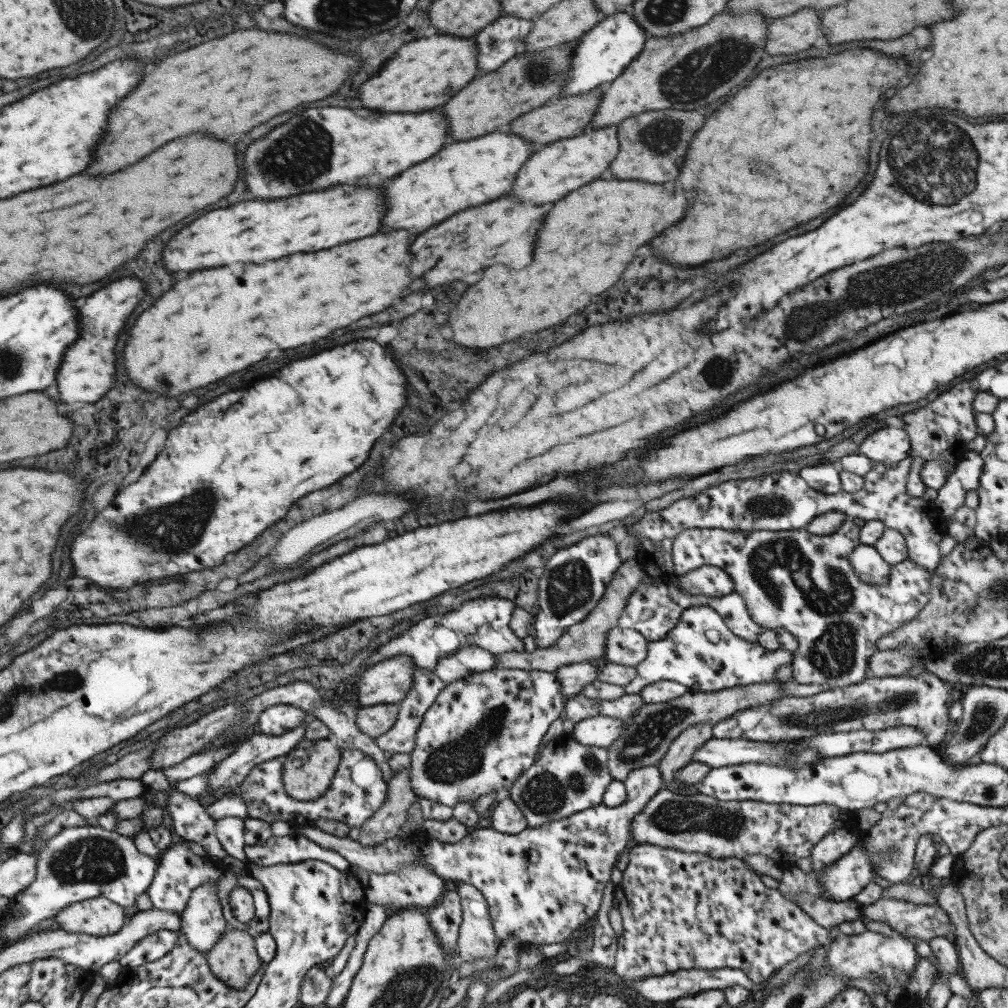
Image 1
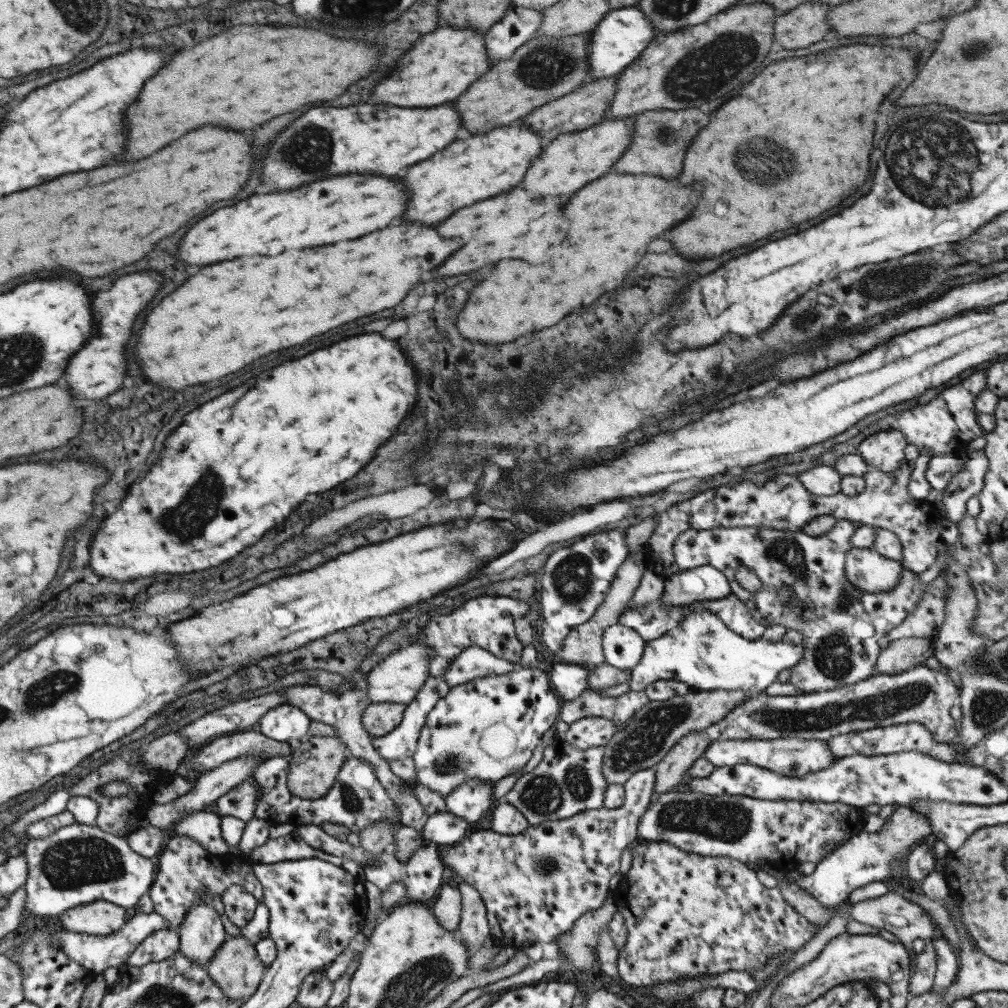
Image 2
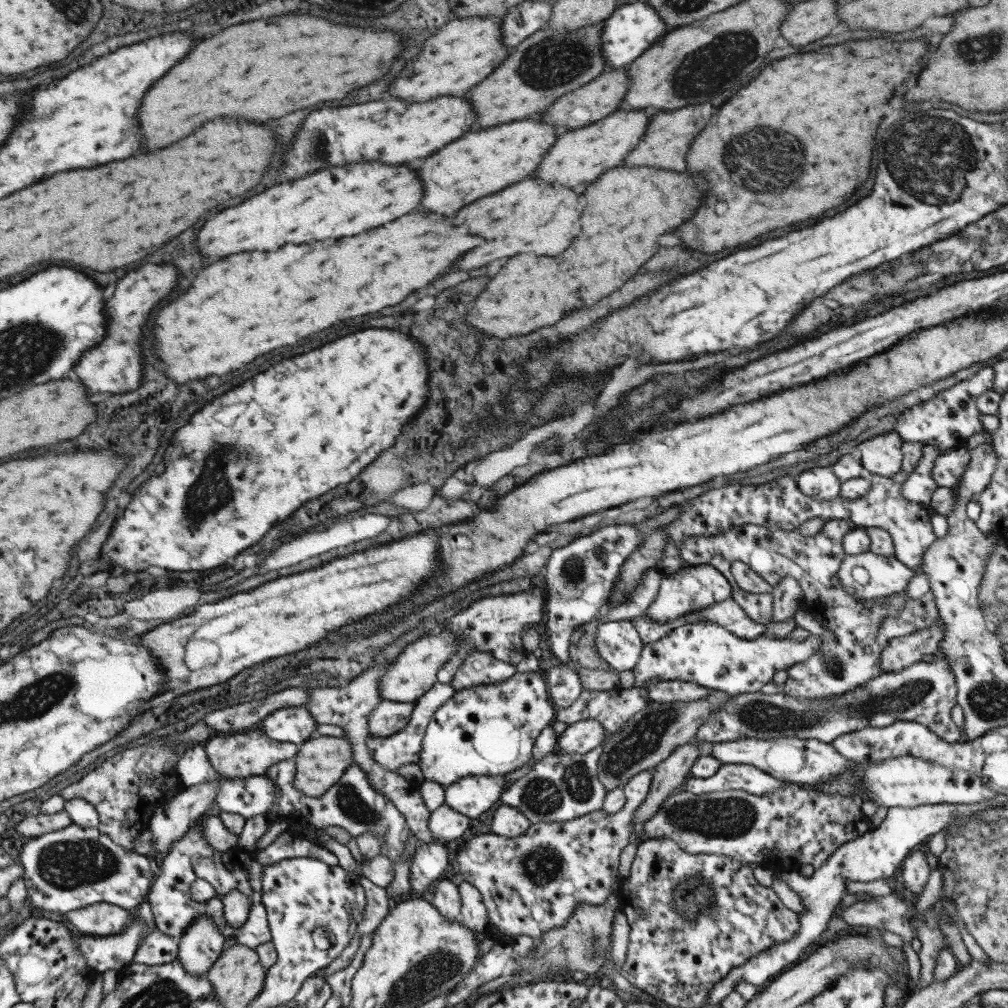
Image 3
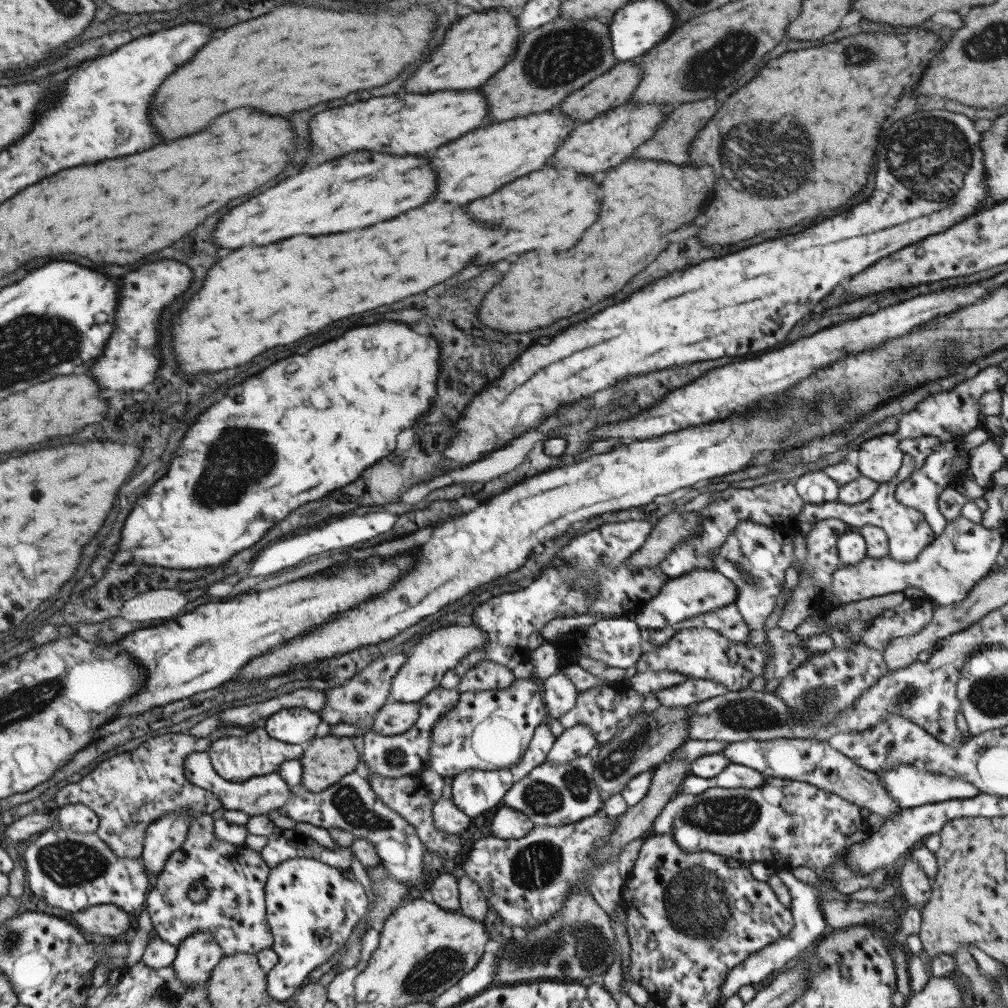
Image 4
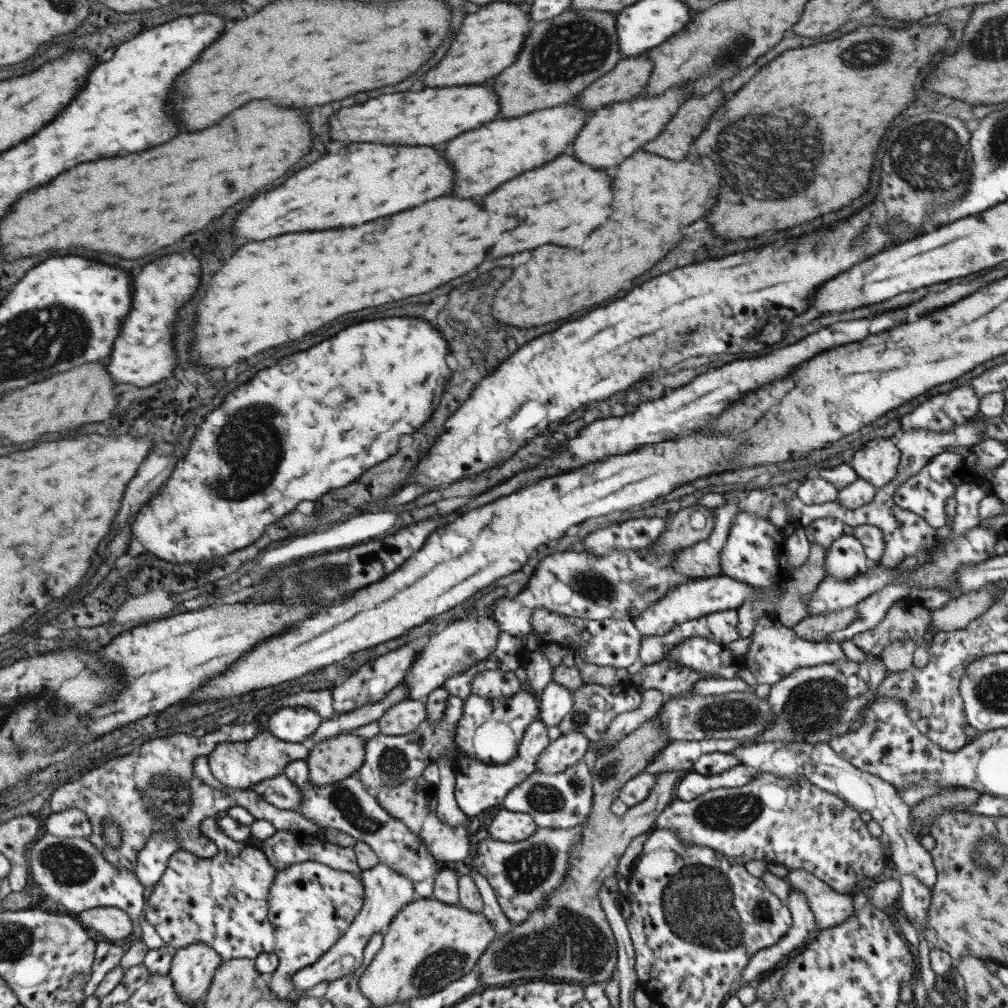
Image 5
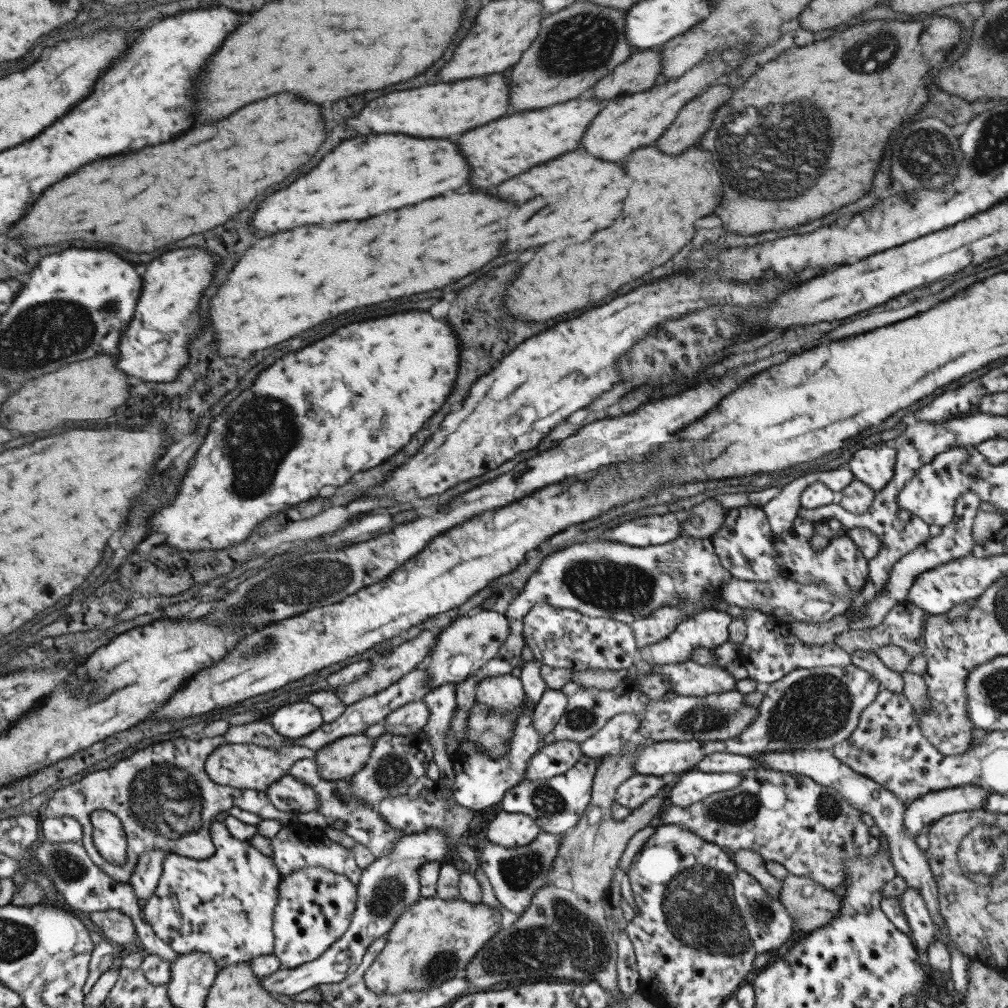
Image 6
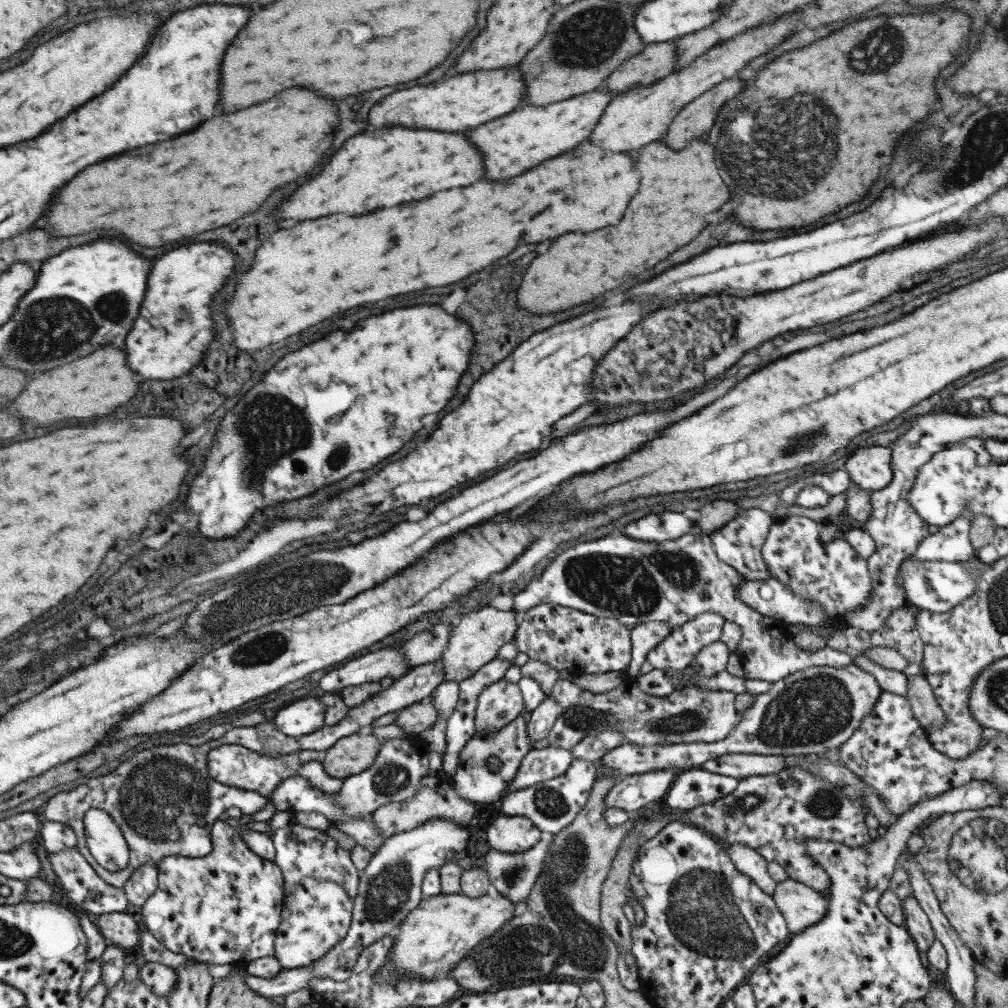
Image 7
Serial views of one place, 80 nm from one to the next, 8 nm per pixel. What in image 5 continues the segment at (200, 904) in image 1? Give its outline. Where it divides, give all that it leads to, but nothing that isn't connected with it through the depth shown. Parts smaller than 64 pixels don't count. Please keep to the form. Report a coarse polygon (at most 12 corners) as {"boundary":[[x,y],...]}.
{"boundary":[[206,944],[172,953],[173,990],[185,1004],[203,1001],[220,956]]}

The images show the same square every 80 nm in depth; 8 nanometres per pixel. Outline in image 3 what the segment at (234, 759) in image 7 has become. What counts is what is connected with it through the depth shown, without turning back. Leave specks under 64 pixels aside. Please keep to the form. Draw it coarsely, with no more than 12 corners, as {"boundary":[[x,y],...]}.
{"boundary":[[259,727],[212,735],[203,750],[216,774],[264,774],[292,759],[296,744]]}

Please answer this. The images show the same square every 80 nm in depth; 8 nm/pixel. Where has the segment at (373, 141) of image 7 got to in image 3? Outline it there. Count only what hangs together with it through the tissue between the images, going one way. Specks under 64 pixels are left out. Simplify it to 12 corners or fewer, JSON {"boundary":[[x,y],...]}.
{"boundary":[[357,162],[213,216],[203,256],[355,236],[411,212],[407,166]]}

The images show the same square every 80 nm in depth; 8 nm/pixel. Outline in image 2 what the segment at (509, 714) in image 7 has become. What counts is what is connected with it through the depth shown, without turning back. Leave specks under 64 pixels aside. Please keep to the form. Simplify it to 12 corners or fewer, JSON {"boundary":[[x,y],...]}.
{"boundary":[[471,646],[450,662],[443,680],[453,688],[511,672],[514,664]]}

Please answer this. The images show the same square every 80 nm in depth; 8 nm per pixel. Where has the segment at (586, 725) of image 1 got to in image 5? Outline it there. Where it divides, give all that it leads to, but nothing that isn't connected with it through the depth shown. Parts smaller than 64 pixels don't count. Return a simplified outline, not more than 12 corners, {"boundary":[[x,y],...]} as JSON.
{"boundary":[[569,732],[549,741],[534,770],[561,772],[575,764],[589,740]]}

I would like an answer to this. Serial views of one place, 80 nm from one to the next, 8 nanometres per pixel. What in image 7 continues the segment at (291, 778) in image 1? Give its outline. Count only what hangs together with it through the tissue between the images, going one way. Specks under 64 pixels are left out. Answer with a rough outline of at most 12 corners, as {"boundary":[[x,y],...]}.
{"boundary":[[353,733],[319,760],[329,776],[344,779],[369,768],[380,742]]}

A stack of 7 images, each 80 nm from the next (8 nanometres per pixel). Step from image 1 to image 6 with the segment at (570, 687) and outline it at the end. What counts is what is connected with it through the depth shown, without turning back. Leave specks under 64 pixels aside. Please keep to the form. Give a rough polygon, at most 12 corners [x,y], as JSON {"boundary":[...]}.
{"boundary":[[546,688],[529,715],[537,734],[552,732],[566,698]]}

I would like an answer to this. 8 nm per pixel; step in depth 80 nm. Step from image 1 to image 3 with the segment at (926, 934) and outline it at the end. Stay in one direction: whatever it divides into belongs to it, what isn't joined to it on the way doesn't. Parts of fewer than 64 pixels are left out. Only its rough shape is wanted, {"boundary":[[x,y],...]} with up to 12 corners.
{"boundary":[[891,893],[843,908],[848,926],[889,930],[902,938],[905,976],[919,982],[920,962],[910,950],[911,908]]}

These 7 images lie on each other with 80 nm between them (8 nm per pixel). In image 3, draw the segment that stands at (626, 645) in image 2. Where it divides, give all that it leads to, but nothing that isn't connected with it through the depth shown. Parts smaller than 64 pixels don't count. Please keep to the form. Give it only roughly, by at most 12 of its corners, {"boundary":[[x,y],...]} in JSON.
{"boundary":[[629,621],[597,626],[594,647],[611,669],[635,666],[643,644]]}

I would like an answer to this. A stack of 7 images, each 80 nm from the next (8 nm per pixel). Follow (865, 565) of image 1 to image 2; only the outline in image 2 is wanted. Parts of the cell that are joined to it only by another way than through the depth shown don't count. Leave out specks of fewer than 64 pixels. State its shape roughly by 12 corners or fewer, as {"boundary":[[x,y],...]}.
{"boundary":[[851,547],[844,577],[863,592],[900,581],[900,561],[872,547]]}

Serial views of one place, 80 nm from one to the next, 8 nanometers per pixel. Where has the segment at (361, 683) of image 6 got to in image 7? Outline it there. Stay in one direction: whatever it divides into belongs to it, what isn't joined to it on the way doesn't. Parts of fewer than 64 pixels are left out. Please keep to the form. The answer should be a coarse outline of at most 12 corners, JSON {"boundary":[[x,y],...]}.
{"boundary":[[451,624],[414,634],[399,648],[408,670],[437,661]]}

